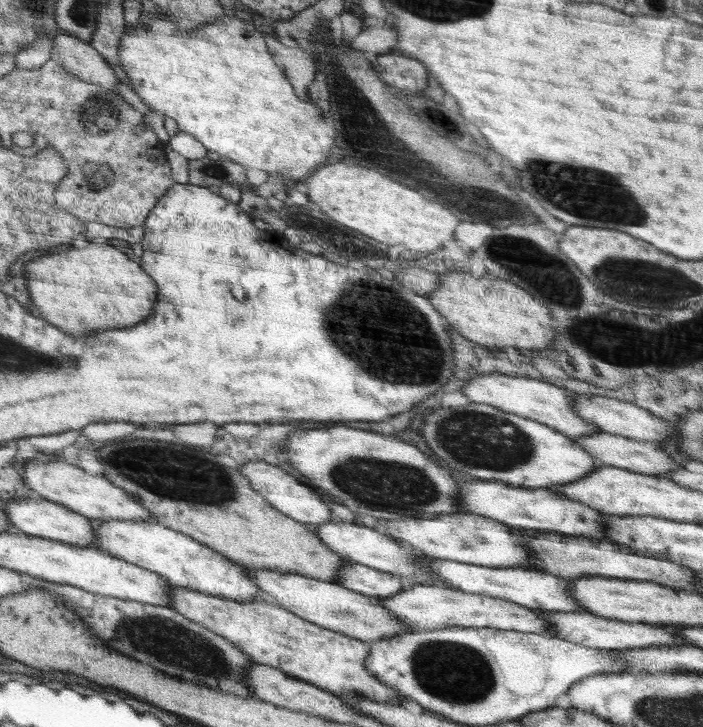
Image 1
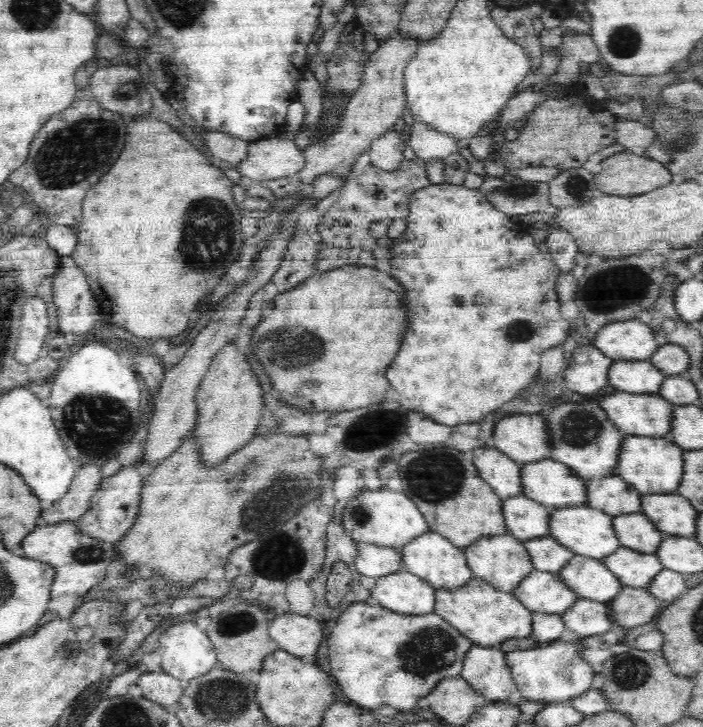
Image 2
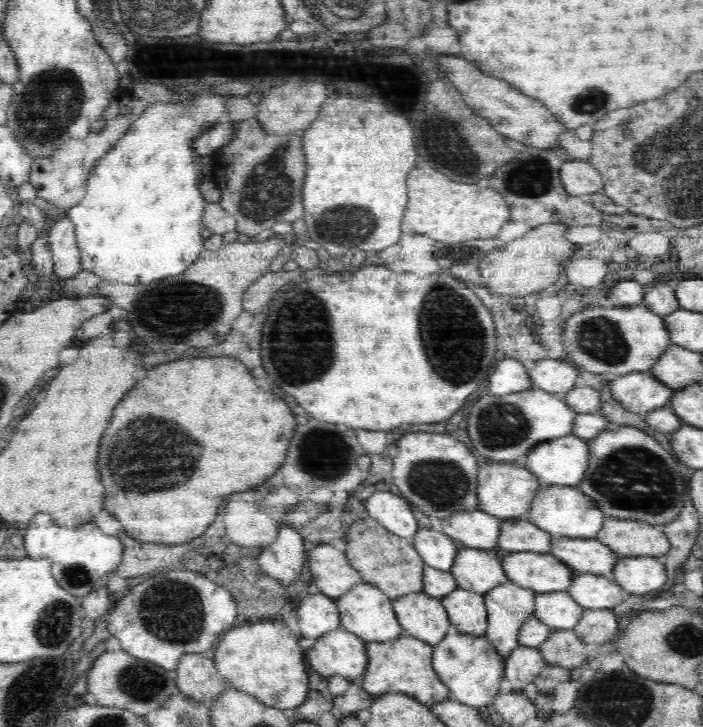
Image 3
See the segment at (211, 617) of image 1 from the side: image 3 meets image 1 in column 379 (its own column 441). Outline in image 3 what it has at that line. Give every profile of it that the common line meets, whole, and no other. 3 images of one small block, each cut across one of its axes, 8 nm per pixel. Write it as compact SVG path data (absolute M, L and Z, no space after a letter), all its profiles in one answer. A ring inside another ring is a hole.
M404 633L391 641L367 642L366 654L368 664L363 674L362 689L374 698L386 693L402 693L429 706L449 698L450 689L432 667L434 645Z

